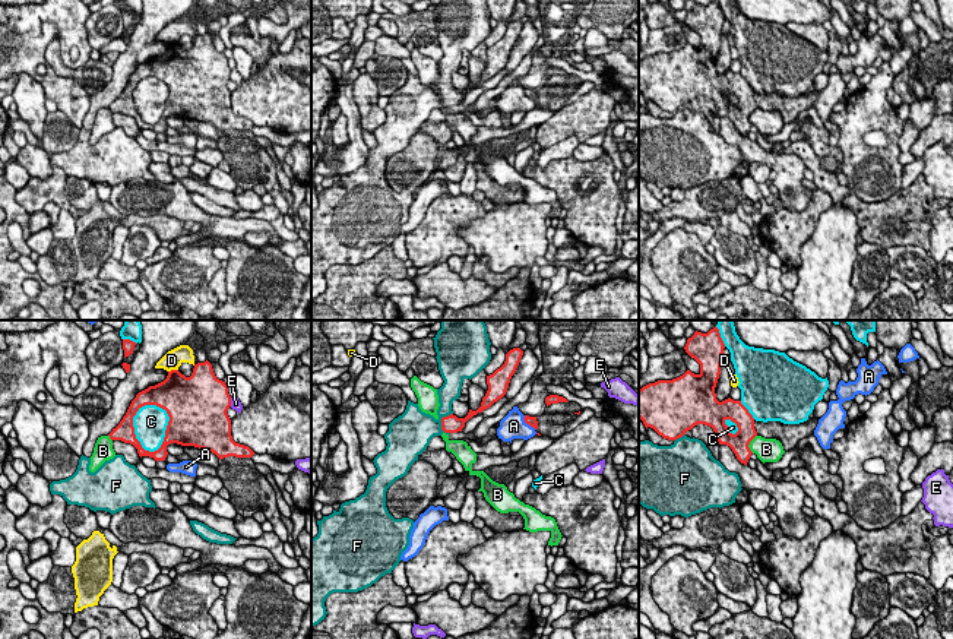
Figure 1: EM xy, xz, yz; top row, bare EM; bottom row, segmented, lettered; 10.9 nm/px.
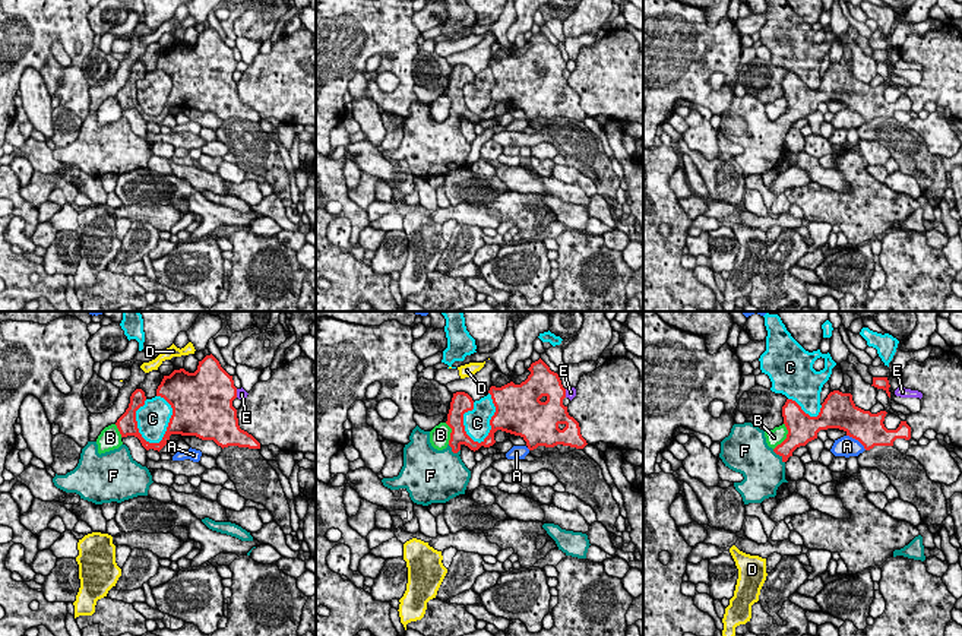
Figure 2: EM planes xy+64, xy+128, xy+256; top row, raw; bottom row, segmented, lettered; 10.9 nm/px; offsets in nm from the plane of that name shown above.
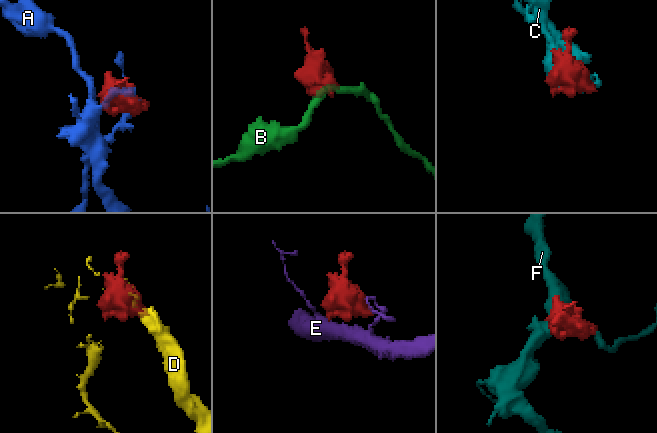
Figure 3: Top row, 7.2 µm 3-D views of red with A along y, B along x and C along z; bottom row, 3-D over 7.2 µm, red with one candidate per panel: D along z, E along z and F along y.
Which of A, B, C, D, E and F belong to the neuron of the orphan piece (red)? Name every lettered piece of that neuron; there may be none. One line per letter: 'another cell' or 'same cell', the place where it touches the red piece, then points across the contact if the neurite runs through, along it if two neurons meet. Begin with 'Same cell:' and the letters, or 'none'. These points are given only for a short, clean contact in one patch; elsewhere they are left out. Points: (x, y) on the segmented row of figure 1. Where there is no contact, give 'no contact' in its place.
Same cell: F
A: another cell | xz (528, 423)
B: another cell | yz (749, 443)
C: another cell | xy (133, 432)
D: another cell | xy (173, 370)
E: another cell | xy (230, 402) | along xy (230, 398), (231, 405)
F: same cell | xz (442, 421)

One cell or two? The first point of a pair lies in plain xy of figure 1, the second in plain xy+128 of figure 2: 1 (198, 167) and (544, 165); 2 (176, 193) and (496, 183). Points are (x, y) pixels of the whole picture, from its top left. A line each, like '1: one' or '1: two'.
1: one
2: one

